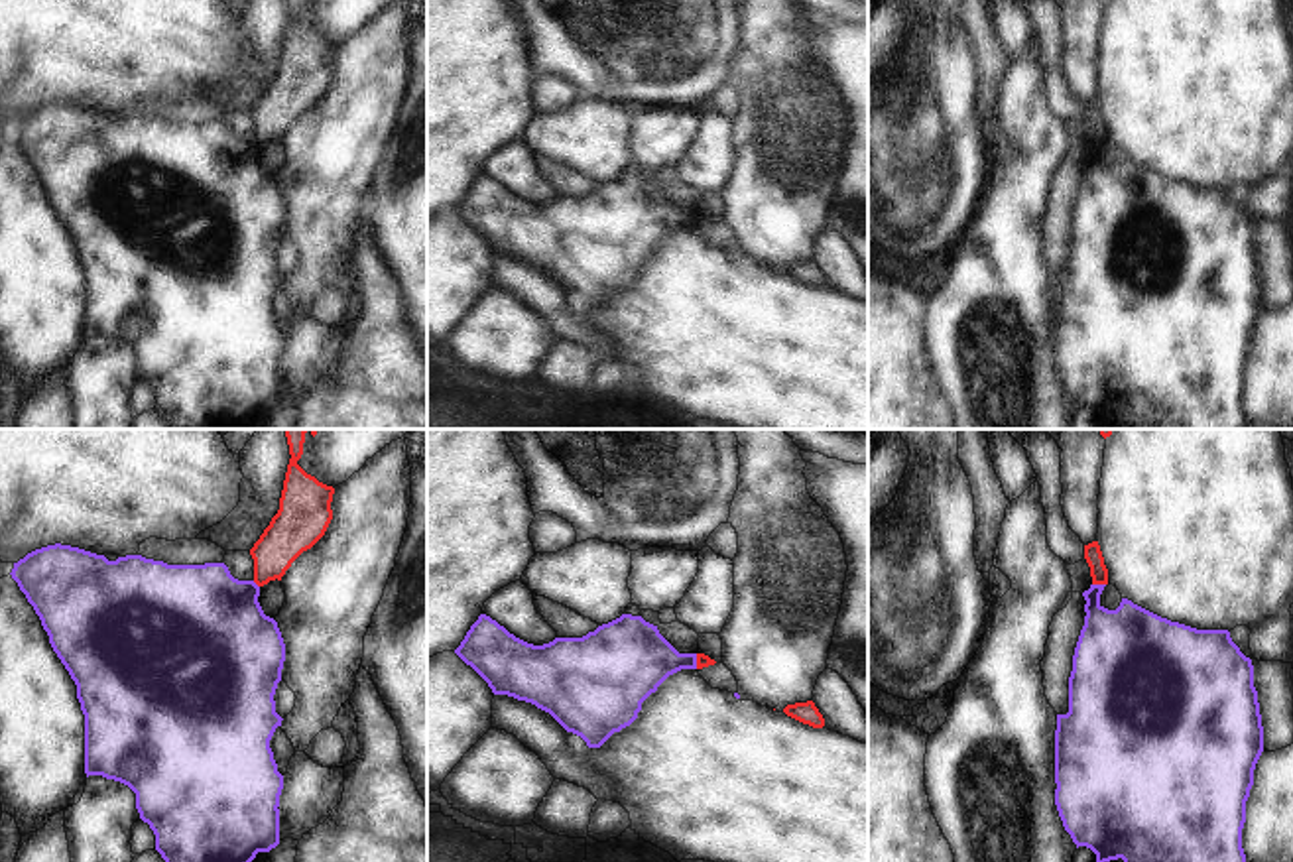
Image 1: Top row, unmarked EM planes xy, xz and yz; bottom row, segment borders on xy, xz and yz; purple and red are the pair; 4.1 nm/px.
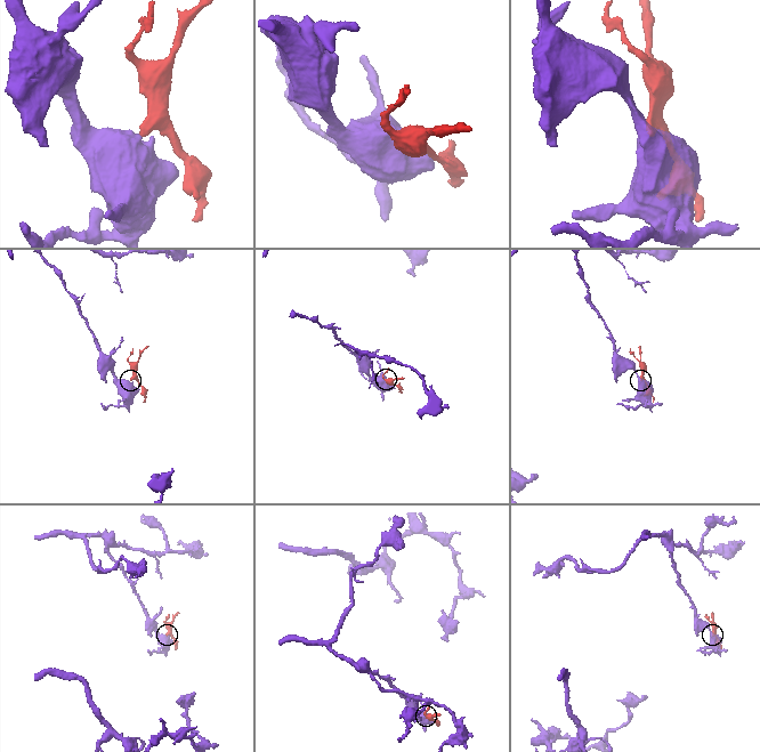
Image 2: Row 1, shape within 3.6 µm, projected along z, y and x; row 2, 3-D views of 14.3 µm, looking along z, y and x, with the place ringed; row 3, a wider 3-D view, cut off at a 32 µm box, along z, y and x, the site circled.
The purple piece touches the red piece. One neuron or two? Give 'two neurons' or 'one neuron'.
two neurons

